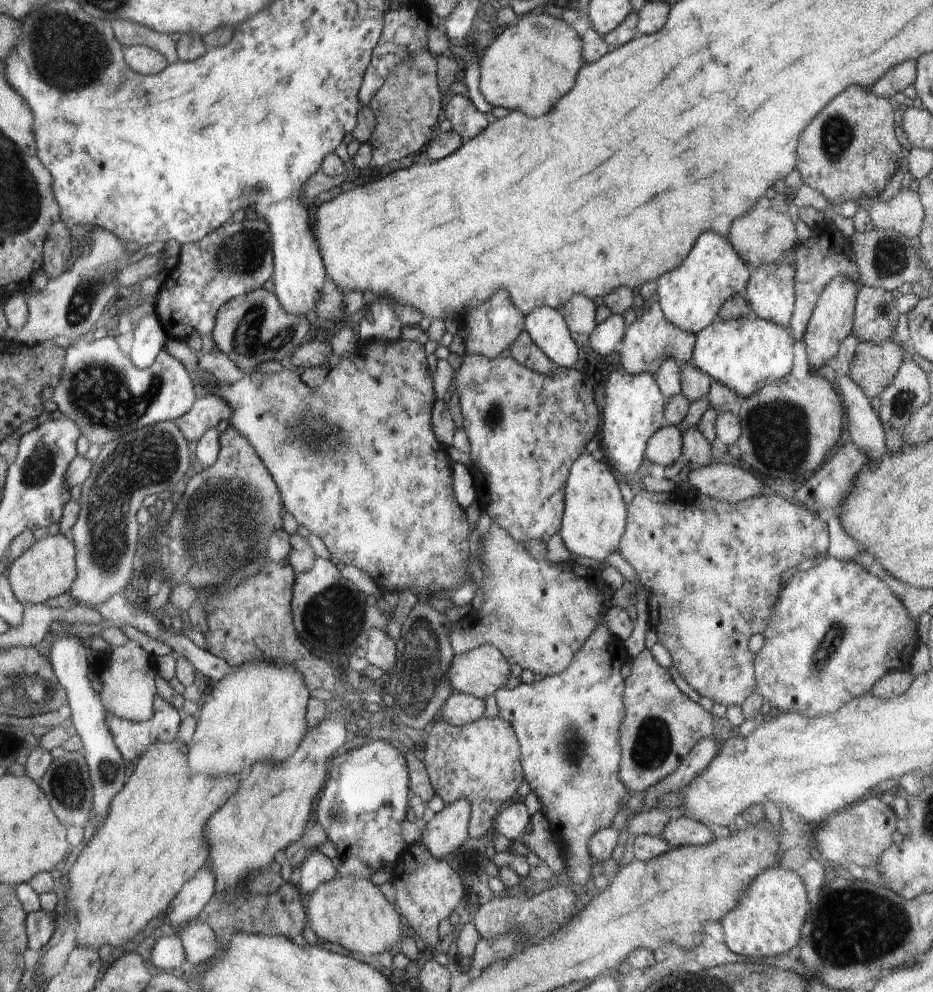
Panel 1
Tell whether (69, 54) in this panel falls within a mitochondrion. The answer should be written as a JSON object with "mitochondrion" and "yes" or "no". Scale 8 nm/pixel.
{"mitochondrion":"yes"}

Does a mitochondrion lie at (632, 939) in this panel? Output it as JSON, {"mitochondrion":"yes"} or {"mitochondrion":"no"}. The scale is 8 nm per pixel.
{"mitochondrion":"no"}

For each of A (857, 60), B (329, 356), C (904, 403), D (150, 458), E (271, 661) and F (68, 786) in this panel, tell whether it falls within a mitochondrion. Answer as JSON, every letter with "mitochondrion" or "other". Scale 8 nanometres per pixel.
{"A":"other","B":"other","C":"mitochondrion","D":"mitochondrion","E":"other","F":"mitochondrion"}

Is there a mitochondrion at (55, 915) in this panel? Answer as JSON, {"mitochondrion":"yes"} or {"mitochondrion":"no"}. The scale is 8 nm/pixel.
{"mitochondrion":"no"}

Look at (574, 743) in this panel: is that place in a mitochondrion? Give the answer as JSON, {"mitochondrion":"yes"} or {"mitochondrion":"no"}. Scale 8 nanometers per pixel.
{"mitochondrion":"yes"}

